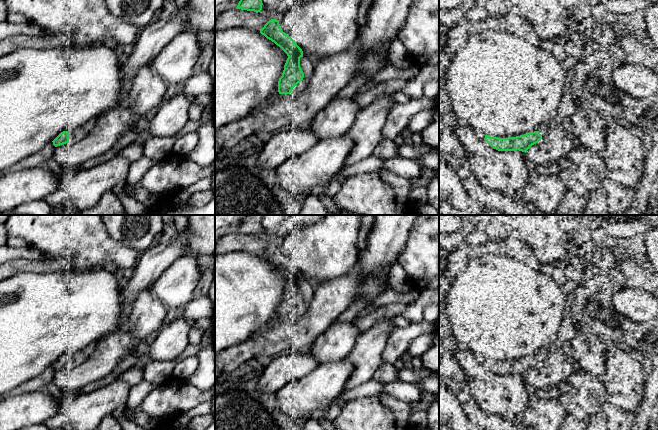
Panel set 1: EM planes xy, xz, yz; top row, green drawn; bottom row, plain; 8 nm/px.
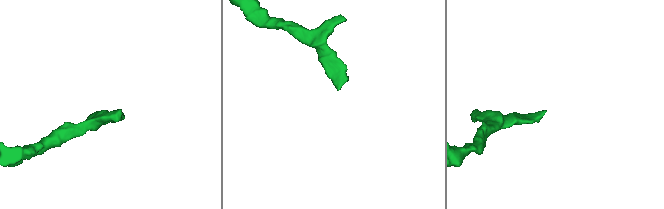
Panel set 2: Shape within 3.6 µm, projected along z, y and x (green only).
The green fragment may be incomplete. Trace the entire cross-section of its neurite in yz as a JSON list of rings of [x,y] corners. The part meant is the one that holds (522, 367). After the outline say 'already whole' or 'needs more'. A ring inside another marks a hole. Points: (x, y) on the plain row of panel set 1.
[[[553,344],[538,355],[527,357],[524,359],[508,362],[498,362],[485,359],[485,365],[494,373],[498,375],[515,375],[519,374],[527,376],[527,374],[534,368],[541,365],[542,361],[549,357],[551,354],[556,352],[559,348]]]; needs more

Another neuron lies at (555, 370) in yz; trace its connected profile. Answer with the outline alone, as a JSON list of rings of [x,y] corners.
[[[558,349],[527,374],[527,384],[534,392],[559,387],[569,382],[575,364],[570,352]]]

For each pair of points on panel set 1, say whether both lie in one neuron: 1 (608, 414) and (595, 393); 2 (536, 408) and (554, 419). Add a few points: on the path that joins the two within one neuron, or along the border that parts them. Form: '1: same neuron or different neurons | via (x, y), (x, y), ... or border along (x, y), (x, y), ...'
1: different neurons | border along (607, 404), (592, 418)
2: same neuron | via (540, 412), (550, 419)

